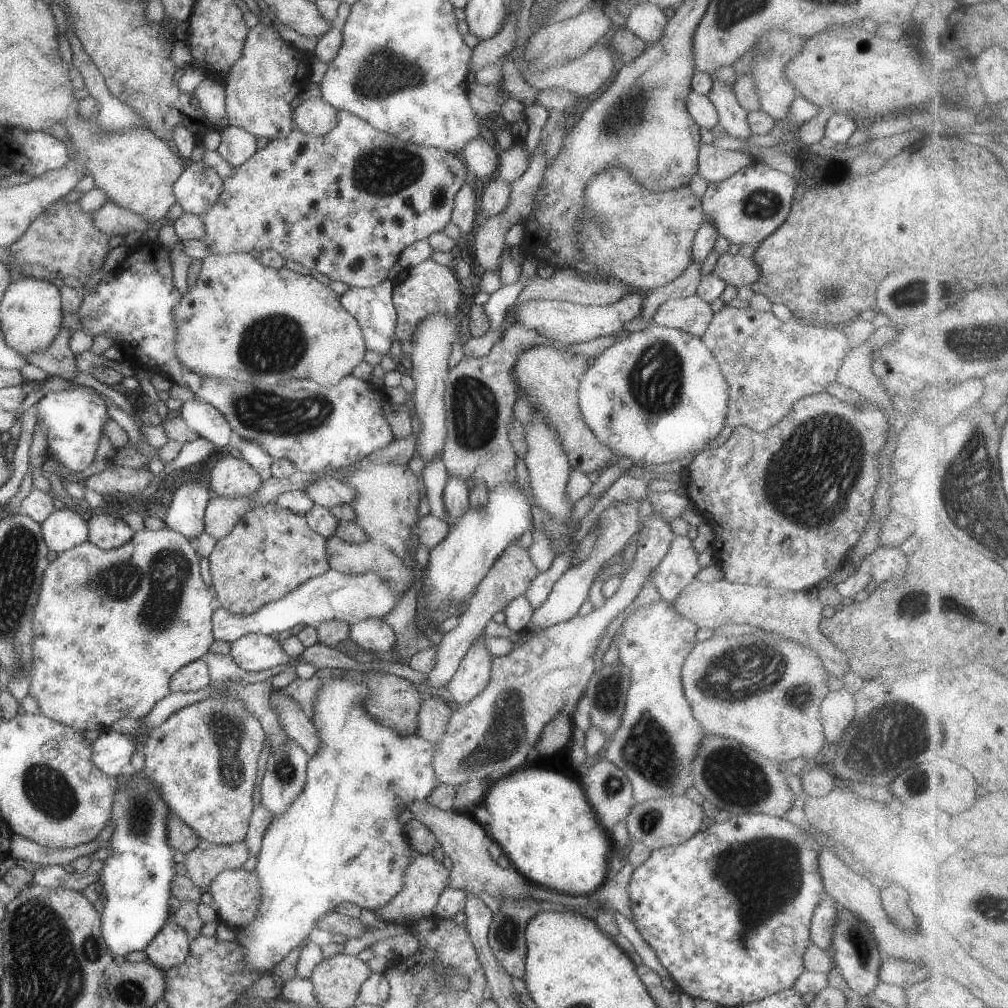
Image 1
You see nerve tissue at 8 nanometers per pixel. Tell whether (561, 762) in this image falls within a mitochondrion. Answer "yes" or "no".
no

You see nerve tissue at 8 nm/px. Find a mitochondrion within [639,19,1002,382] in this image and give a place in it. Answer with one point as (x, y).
(963, 344)

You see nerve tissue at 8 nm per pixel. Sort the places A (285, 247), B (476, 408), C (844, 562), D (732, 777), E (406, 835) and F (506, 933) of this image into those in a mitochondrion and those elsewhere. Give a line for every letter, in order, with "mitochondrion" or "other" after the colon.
A: other
B: mitochondrion
C: other
D: mitochondrion
E: other
F: mitochondrion

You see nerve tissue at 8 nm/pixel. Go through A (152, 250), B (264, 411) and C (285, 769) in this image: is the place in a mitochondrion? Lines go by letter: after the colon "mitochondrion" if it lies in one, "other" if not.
A: other
B: mitochondrion
C: mitochondrion

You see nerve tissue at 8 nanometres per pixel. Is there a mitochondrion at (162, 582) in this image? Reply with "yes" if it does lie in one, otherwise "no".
yes

